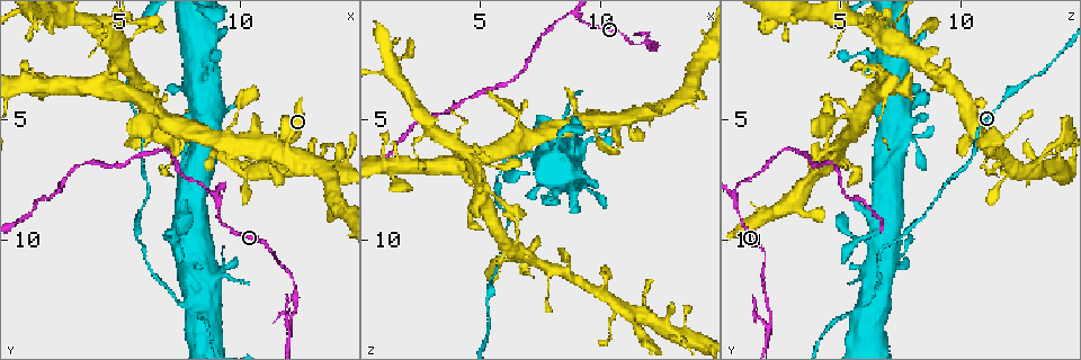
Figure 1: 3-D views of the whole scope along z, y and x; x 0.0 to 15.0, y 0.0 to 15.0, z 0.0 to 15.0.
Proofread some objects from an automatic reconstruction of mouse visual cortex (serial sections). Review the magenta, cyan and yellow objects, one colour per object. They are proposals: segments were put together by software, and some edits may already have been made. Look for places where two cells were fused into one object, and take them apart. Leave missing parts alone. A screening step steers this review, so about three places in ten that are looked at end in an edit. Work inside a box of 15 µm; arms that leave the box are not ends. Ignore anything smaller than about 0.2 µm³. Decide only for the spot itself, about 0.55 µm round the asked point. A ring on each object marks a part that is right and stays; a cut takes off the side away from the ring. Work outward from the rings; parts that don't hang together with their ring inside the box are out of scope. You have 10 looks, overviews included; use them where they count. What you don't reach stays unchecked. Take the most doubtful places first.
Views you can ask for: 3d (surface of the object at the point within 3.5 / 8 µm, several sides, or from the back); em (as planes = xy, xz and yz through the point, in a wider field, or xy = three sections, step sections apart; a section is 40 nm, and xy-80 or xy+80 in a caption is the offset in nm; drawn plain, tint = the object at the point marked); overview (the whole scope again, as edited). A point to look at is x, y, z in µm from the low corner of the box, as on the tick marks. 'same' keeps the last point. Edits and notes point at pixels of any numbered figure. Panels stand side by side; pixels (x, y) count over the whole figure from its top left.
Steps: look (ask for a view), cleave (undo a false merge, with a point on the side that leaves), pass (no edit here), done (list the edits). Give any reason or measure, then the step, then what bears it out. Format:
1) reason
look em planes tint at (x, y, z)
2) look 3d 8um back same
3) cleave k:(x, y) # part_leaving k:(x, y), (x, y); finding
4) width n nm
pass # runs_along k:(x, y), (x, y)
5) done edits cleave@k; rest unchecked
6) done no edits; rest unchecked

look 3d 3.5um at (6.1, 11.1, 6.6)

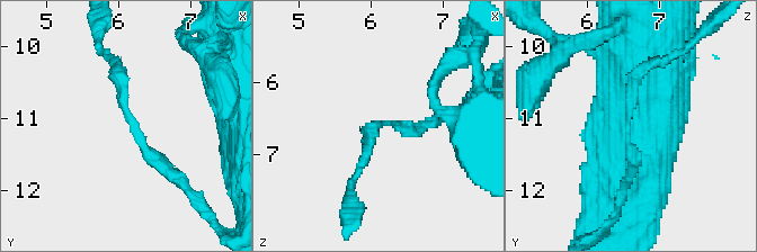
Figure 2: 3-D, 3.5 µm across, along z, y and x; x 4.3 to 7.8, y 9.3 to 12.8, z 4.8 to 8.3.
arm_widths 200, 200 nm
look em xy step 5 tint at (6.15, 11.15, 6.55)

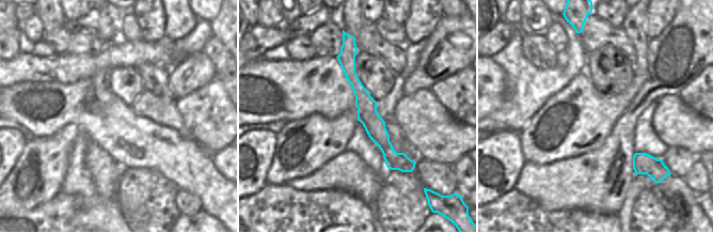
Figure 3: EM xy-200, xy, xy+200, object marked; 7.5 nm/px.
width 160 nm
pass # runs_along 3:(349, 43), (349, 73), (401, 168); continuous, no second cell

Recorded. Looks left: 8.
calibre changes
look 3d 3.5um at (5.3, 4.0, 11.9)

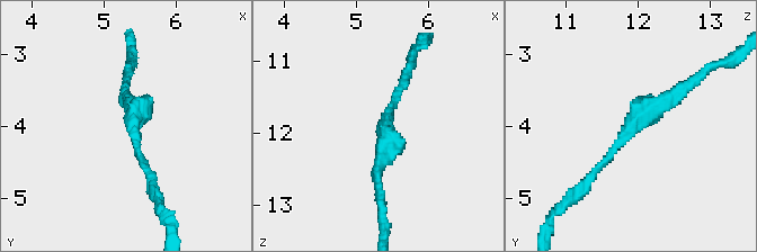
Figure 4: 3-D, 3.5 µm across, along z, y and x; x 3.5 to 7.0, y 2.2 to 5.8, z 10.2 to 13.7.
arm_widths 100, 200 nm; need the tissue
look em xy step 3 tint at (5.40, 4.00, 11.85)

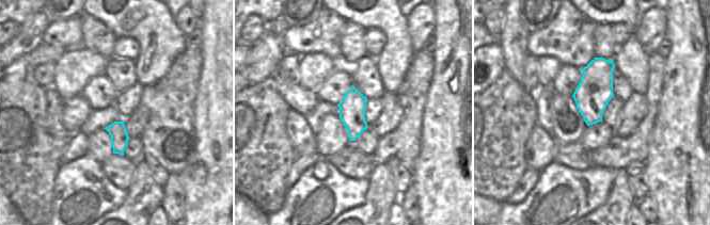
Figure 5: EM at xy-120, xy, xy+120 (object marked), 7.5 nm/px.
look em xy step 1 tint same

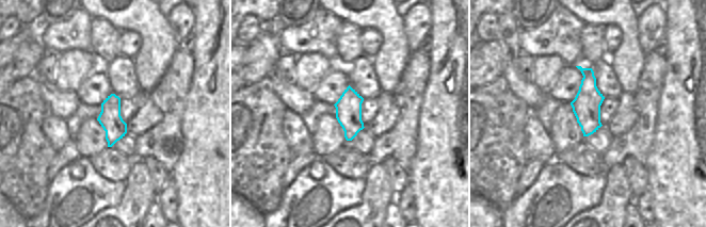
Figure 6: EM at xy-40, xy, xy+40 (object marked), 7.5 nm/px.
pass # runs_along 4:(585, 185), (644, 109), (688, 84); one cell here

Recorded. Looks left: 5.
a narrow waist
look em xy step 5 tint at (12.1, 13.2, 2.1)

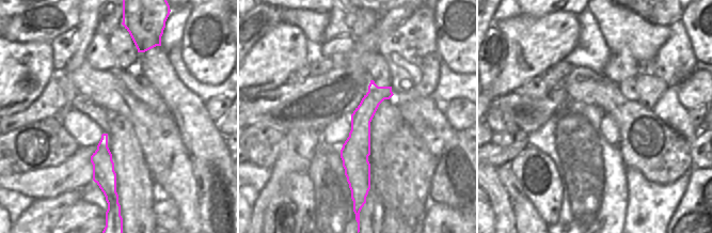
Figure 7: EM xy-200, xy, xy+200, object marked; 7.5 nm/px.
see where the arms go
look 3d 3.5um same

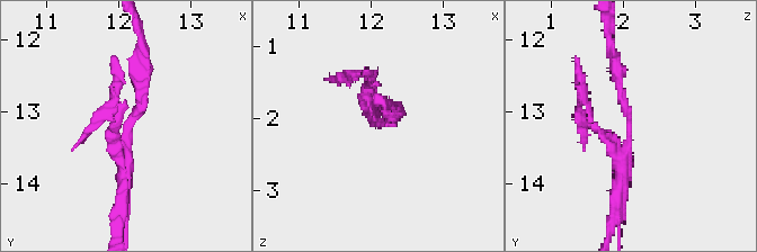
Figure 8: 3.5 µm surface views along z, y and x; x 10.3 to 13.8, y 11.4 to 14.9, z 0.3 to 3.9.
cleave 8:(119, 200) # two cells meet here

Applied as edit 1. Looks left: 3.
see it whole again
look overview

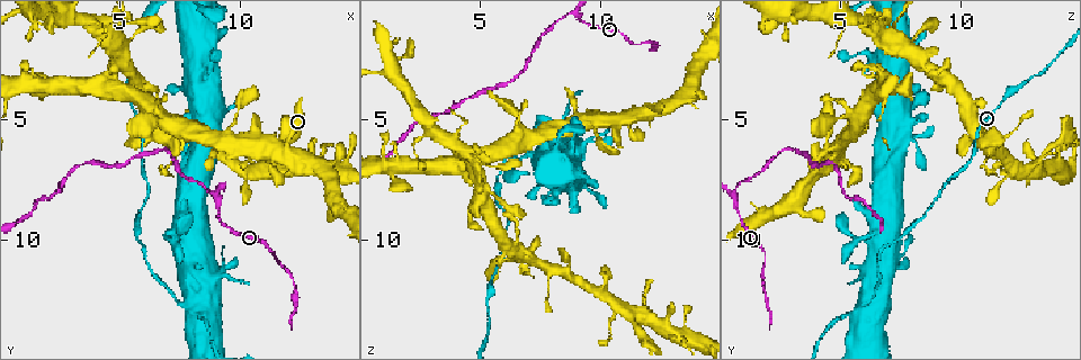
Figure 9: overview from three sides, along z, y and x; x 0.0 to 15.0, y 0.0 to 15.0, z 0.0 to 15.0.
sudden change in width
look 3d 3.5um at (7.8, 12.5, 6.2)

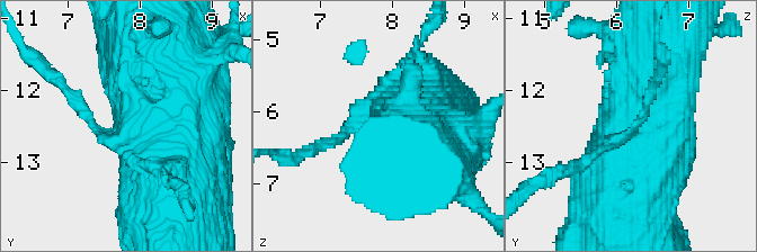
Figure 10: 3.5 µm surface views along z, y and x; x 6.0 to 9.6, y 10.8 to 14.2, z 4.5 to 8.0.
look em xy step 5 tint at (7.75, 12.60, 6.15)

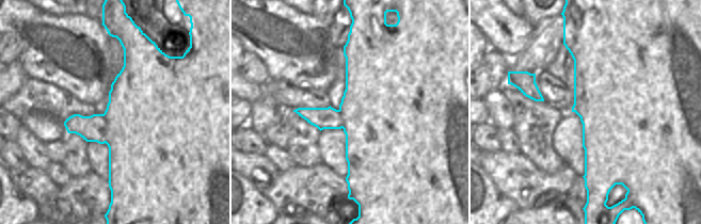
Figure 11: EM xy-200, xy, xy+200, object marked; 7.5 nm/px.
cleave 10:(166, 219) # part_leaving 10:(118, 133), (150, 119), (150, 46); two cells meet here

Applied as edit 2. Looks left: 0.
done edits cleave@8, cleave@10; rest unchecked

